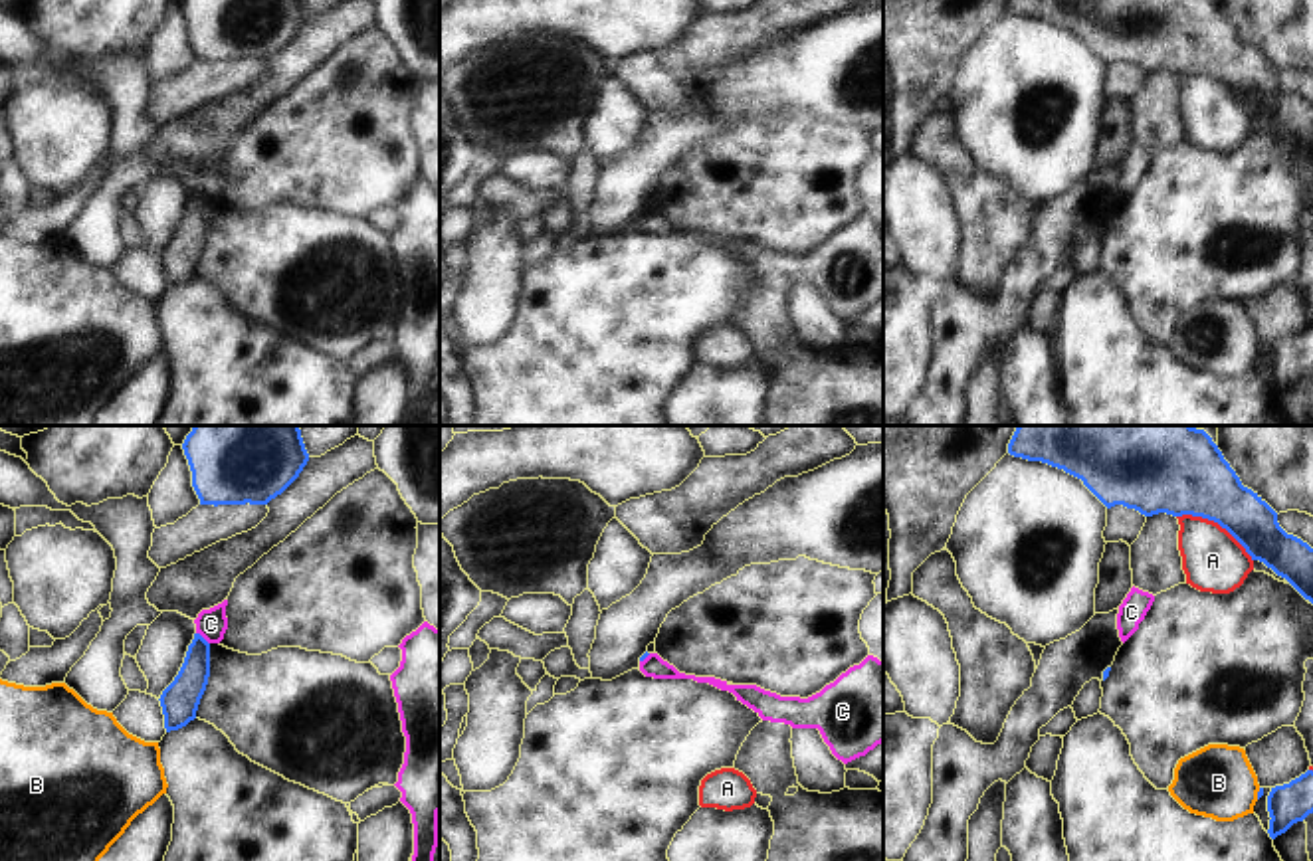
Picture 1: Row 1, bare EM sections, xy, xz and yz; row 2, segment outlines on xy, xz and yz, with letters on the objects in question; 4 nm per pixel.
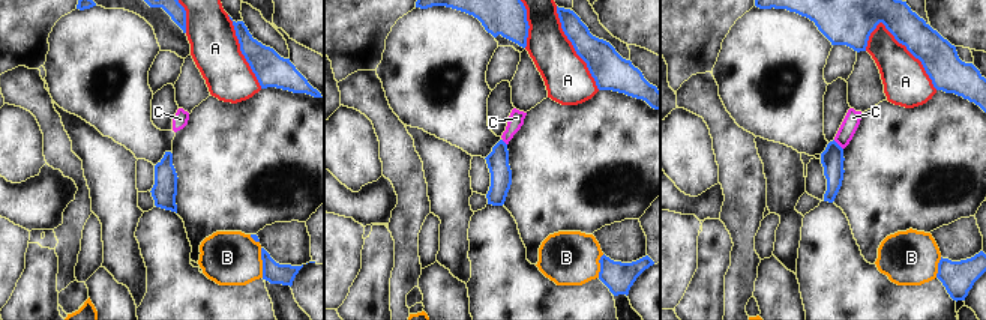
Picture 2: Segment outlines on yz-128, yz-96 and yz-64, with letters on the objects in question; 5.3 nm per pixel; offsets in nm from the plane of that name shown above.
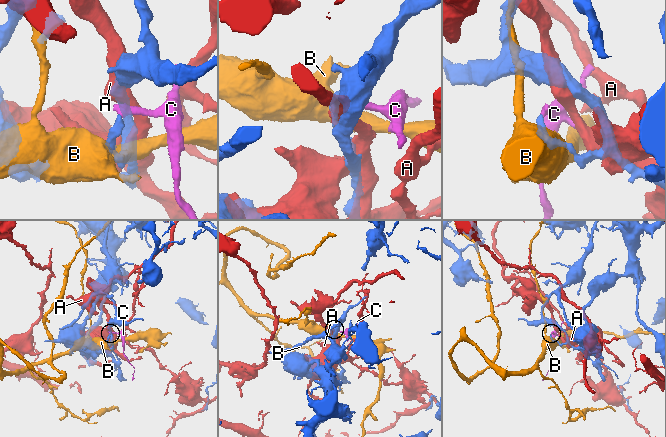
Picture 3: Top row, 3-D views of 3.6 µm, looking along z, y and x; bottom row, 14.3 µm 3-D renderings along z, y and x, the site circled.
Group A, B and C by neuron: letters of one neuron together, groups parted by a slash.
A / B / C

